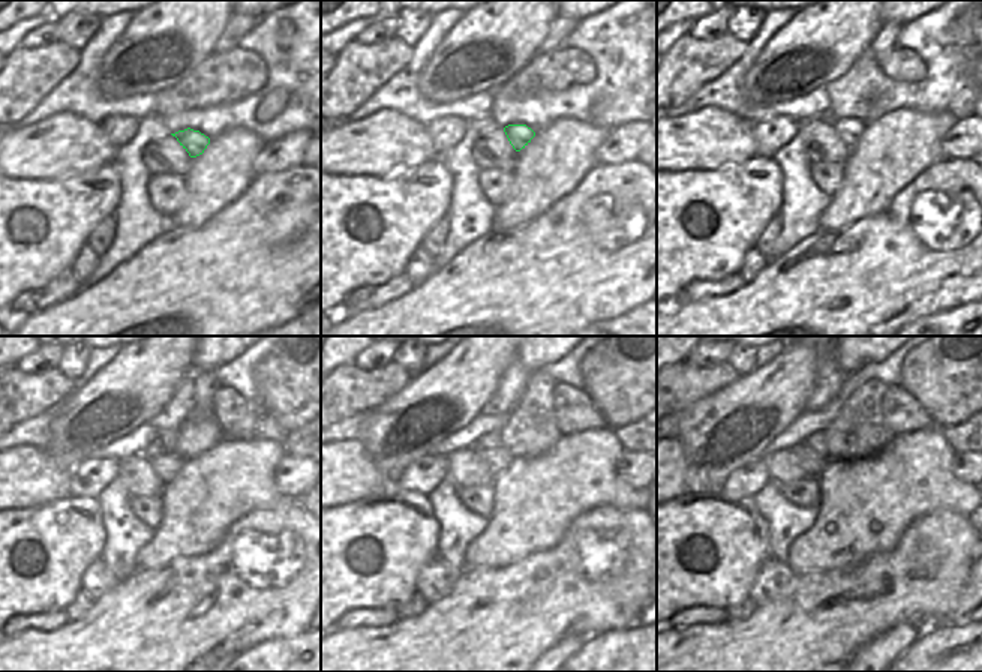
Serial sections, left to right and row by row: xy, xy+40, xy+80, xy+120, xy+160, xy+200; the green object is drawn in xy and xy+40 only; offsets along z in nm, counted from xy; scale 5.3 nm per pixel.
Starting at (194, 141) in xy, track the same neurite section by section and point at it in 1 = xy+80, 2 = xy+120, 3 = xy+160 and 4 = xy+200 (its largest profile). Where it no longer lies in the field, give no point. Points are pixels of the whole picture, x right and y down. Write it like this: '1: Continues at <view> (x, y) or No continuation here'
1: Continues at xy+80 (849, 129)
2: Continues at xy+120 (167, 464)
3: Continues at xy+160 (496, 459)
4: Continues at xy+200 (808, 461).

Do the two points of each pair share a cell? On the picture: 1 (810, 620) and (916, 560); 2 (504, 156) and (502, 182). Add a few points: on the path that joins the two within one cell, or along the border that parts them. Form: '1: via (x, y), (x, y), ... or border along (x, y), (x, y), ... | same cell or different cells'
1: via (838, 612), (891, 594), (897, 588) | same cell
2: border along (480, 168), (501, 168), (511, 173) | different cells

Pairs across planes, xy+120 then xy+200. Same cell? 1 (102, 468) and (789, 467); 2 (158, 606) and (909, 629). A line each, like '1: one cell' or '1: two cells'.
1: two cells
2: two cells

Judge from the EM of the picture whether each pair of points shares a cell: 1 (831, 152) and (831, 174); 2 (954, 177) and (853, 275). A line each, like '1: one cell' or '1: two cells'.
1: two cells
2: one cell

